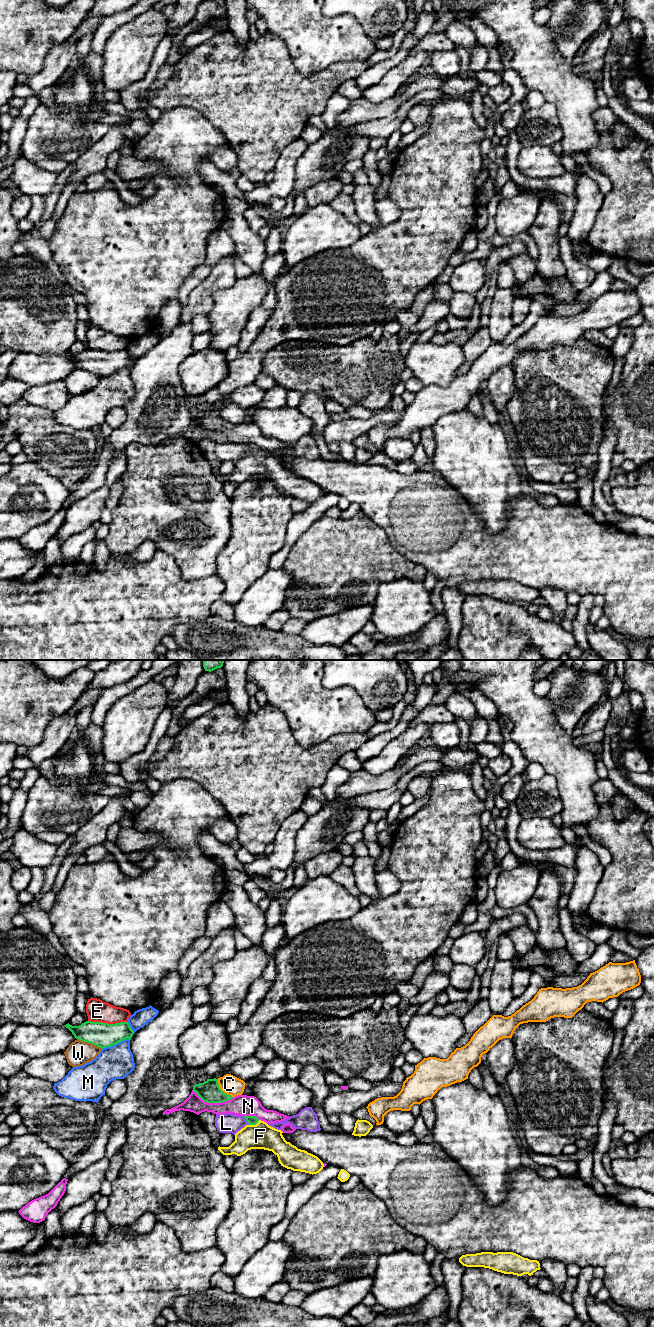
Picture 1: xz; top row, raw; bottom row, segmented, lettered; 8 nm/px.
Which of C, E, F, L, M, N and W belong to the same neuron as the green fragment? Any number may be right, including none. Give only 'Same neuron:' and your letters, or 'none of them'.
Same neuron: F

